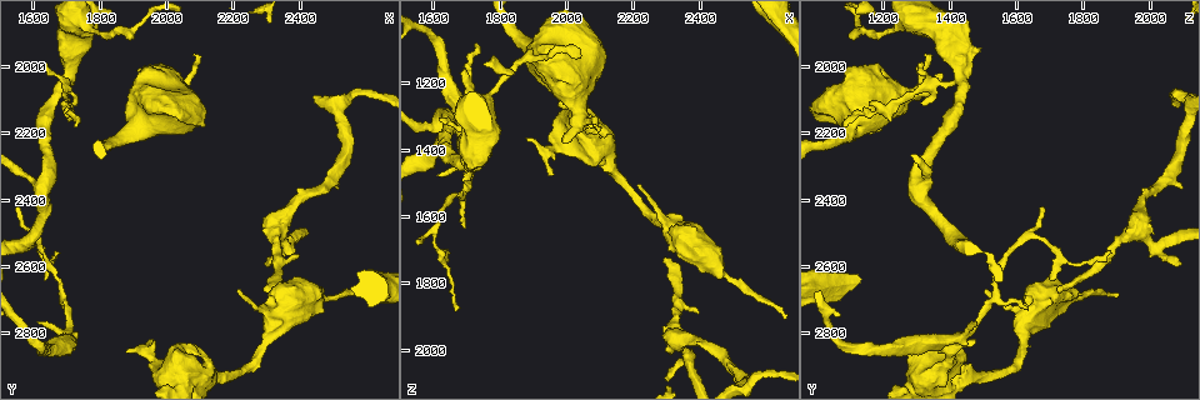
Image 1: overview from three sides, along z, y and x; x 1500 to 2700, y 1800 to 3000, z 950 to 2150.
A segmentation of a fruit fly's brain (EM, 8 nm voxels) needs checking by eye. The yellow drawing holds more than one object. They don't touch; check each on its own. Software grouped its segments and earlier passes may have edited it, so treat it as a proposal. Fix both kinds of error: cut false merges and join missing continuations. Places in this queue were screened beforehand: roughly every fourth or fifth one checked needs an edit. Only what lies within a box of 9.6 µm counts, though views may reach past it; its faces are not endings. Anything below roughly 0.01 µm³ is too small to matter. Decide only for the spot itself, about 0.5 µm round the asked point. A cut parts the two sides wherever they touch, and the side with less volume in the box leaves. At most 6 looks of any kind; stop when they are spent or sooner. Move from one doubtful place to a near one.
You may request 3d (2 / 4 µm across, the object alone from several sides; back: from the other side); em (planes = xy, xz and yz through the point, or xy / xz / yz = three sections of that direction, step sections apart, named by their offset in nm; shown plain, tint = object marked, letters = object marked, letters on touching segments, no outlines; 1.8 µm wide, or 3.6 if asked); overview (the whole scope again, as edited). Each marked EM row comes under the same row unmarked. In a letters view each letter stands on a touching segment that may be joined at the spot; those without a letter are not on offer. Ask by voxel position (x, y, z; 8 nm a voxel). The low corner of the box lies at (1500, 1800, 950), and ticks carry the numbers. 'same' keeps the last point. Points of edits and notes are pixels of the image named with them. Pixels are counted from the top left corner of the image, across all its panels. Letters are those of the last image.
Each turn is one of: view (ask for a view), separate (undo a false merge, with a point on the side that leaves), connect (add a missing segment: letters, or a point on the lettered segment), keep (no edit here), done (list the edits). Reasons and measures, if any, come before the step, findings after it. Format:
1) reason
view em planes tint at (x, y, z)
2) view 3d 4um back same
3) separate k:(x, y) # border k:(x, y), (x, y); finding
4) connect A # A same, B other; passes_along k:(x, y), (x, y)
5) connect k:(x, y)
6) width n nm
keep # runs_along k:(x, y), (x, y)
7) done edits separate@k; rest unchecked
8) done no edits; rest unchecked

sudden change in width
view 3d 2um at (2400, 2400, 1990)

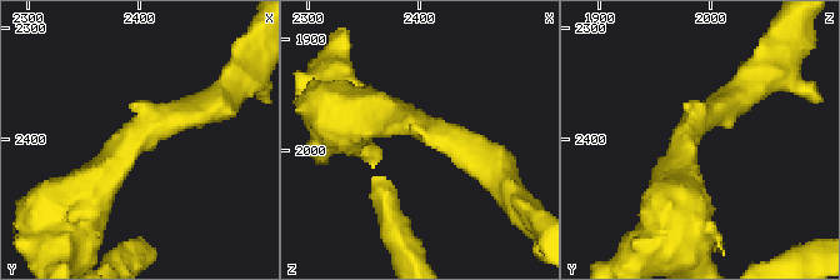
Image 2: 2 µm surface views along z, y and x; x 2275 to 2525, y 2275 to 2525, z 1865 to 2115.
arm_widths 240, 500 nm
view em xy step 16 letters at (2398, 2398, 1978)

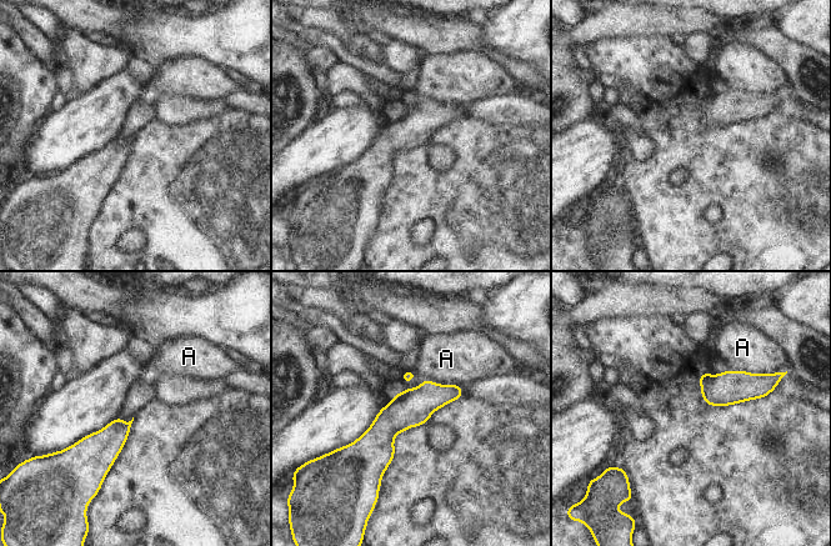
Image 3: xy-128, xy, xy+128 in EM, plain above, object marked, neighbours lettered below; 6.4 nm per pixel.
width 50 nm
keep # A other; one neuron here

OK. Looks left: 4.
thin end
view em planes letters at (1720, 2180, 1080)

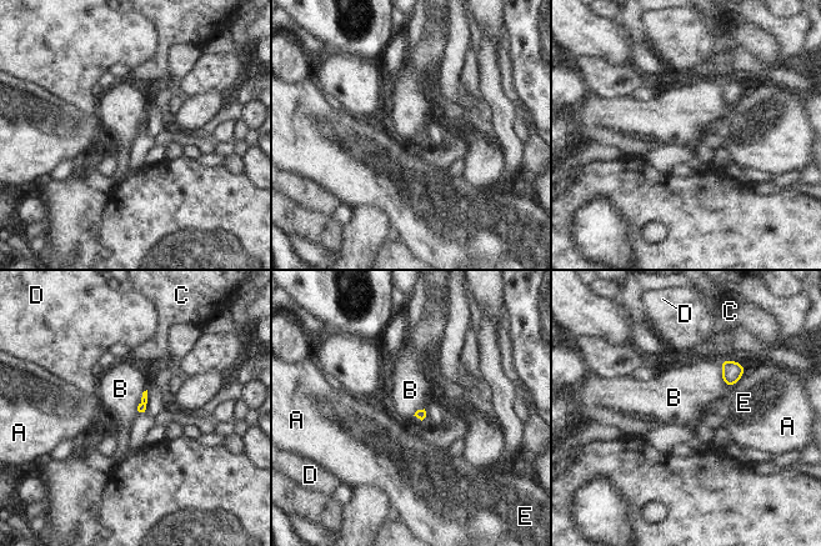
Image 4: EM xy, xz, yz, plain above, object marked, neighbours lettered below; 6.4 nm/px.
keep # A other, B other, C other, D other, E other; border 4:(720, 362), (722, 381), (730, 386); none of them fits

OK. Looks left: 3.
an open end
view 3d 2um at (1610, 2770, 1470)

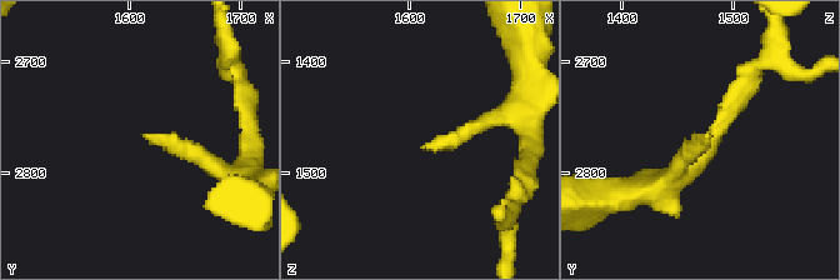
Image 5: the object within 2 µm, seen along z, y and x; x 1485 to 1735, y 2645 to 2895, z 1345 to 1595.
need the tissue
view em planes letters at (1616, 2764, 1474)

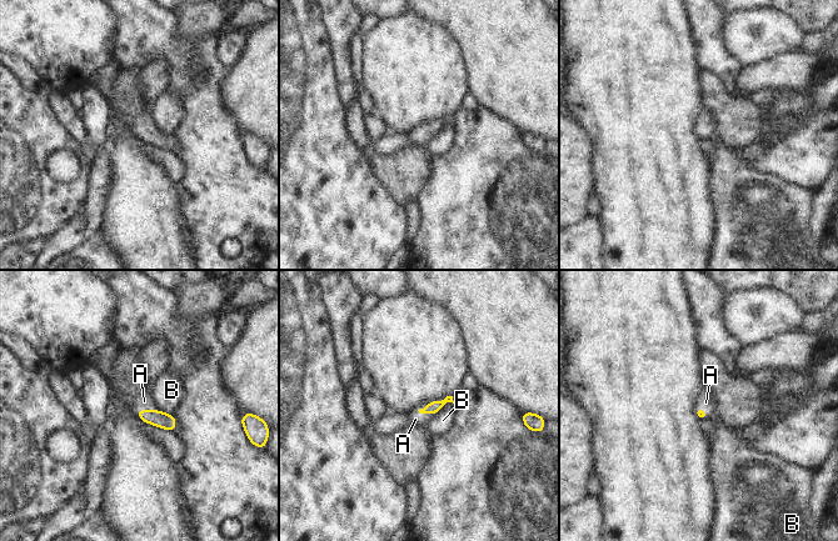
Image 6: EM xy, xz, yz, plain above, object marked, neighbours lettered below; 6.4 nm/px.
connect A # A same, B other; passes_along 6:(156, 417), (144, 410), (144, 401); it goes on there

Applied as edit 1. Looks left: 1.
done edits connect@6; rest unchecked

